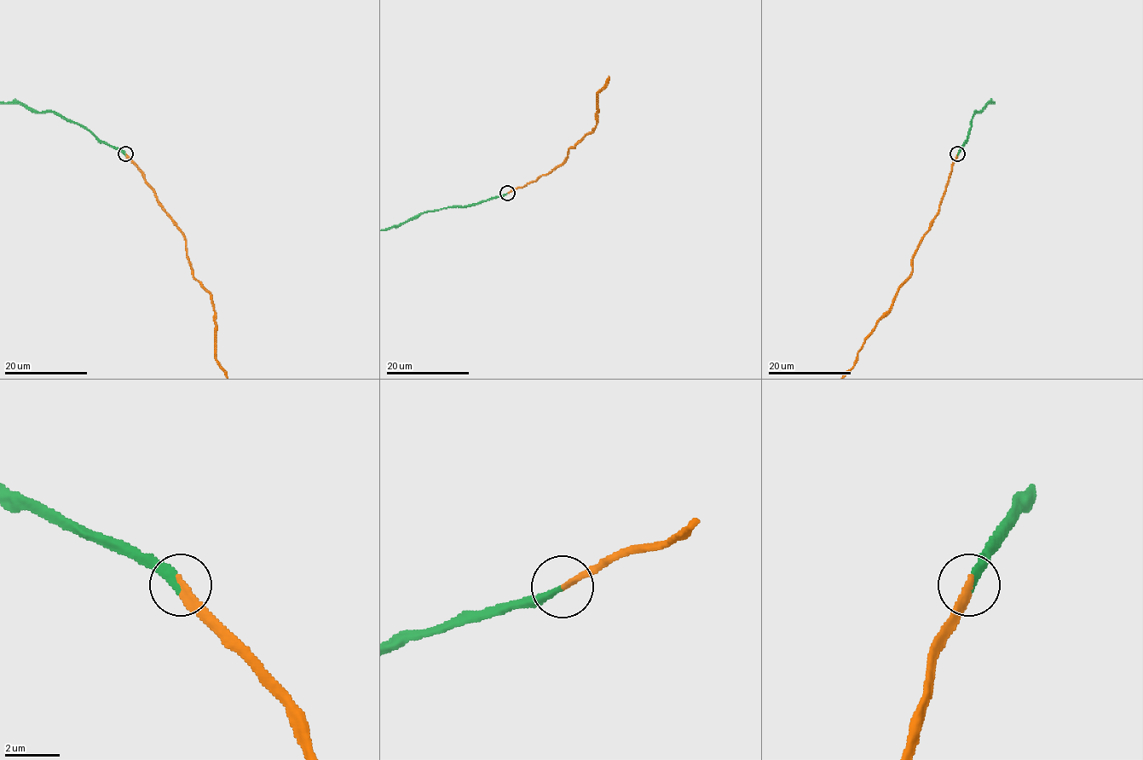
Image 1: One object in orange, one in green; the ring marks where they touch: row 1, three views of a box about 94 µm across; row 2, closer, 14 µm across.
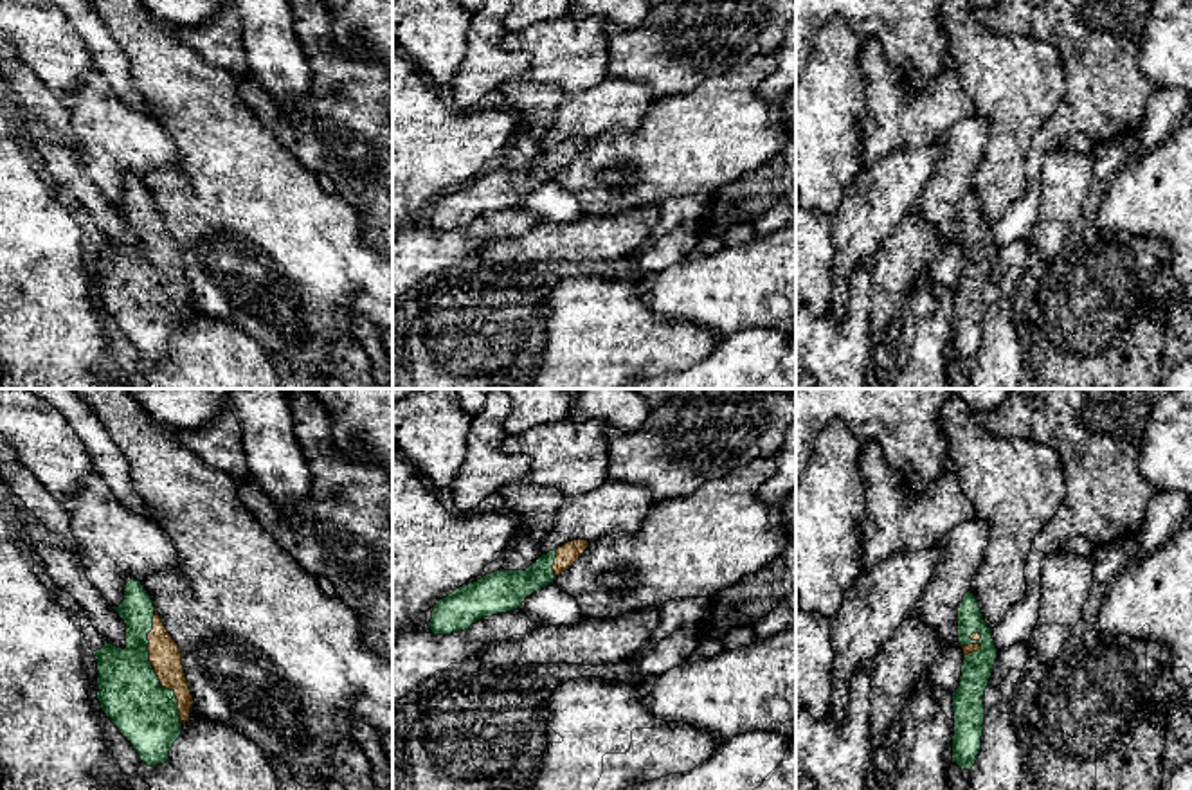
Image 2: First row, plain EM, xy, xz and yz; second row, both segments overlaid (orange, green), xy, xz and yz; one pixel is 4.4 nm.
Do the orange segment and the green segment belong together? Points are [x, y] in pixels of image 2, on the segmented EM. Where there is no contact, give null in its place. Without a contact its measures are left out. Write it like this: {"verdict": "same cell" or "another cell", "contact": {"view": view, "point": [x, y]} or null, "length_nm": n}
{"verdict": "same cell", "contact": {"view": "xy", "point": [153, 668]}, "length_nm": 550}

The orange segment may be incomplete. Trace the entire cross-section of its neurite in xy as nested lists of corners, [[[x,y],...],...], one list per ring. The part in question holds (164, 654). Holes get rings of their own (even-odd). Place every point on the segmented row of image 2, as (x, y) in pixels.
[[[130,579],[124,585],[122,603],[112,608],[126,624],[126,648],[104,641],[104,646],[94,651],[99,671],[97,700],[104,716],[131,743],[142,763],[148,767],[164,765],[194,704],[182,666],[182,651],[167,633],[151,596],[139,579]]]

